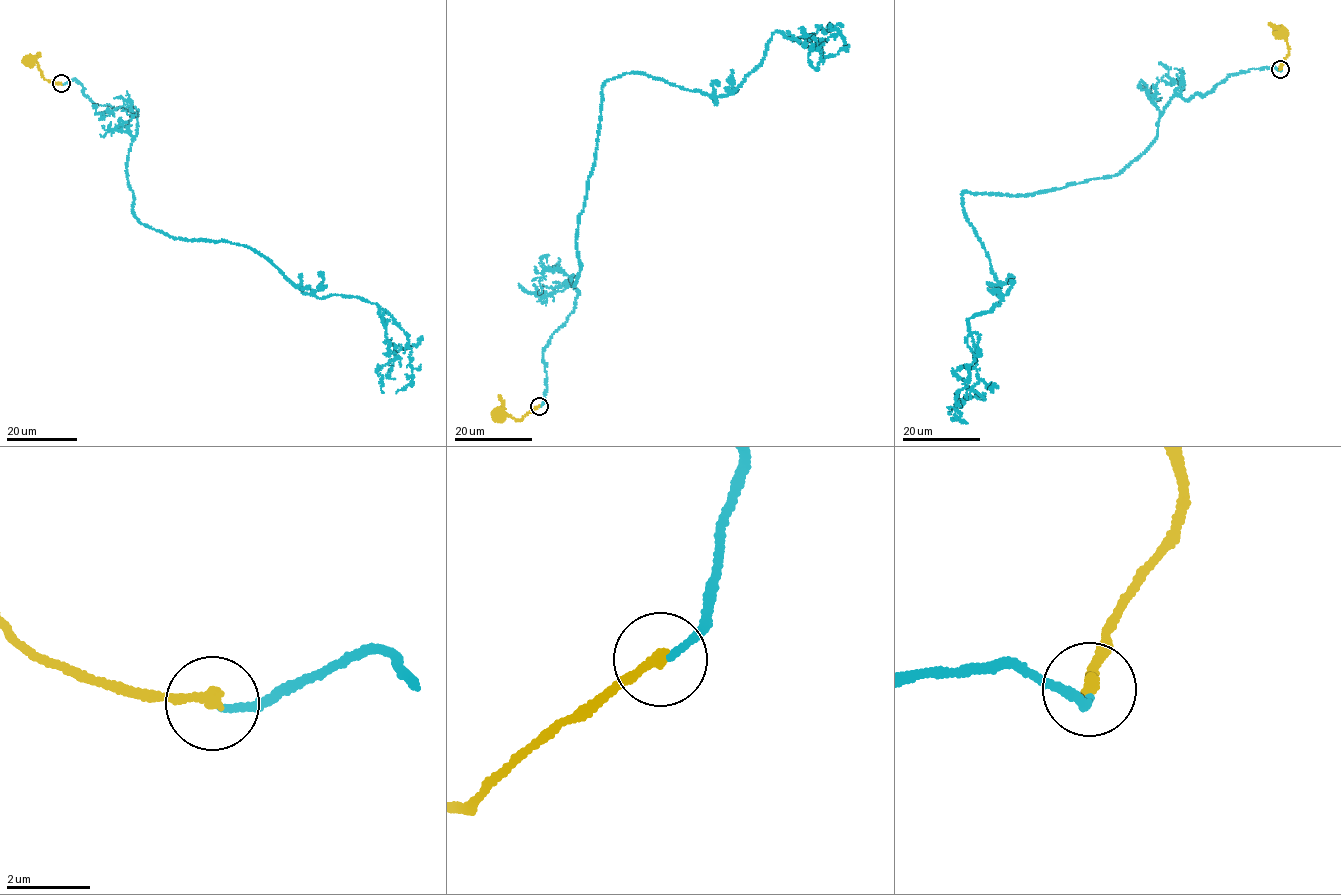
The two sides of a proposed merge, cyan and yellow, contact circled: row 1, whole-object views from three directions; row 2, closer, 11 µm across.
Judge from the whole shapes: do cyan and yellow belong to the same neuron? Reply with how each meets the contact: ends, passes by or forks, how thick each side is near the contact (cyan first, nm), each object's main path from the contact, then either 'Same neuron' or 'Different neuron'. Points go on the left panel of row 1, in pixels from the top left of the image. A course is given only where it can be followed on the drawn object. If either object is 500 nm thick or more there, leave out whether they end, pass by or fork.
At the ring cyan ends. At the ring yellow ends. Thickness 170 nm (cyan) against 280 nm. Course of cyan: (61, 84), (137, 110), (144, 225), (387, 313), (411, 350), (396, 392). Course of yellow: (61, 84), (46, 80), (36, 60), (29, 60). Different neuron

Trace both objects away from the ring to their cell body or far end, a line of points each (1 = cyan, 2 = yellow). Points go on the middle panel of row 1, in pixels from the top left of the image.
1: (539, 406), (578, 293), (602, 85), (636, 72), (720, 97), (774, 32), (827, 40)
2: (538, 406), (521, 420), (502, 412), (499, 414)

